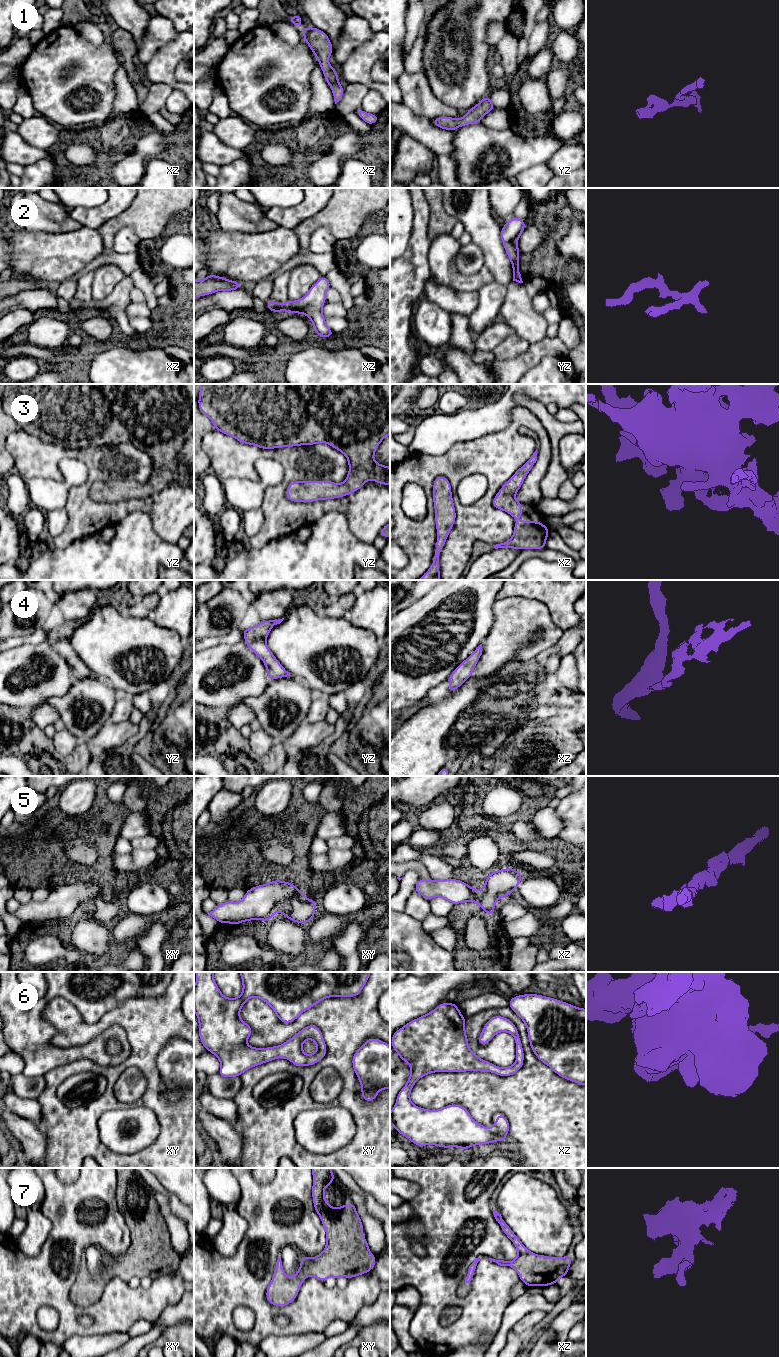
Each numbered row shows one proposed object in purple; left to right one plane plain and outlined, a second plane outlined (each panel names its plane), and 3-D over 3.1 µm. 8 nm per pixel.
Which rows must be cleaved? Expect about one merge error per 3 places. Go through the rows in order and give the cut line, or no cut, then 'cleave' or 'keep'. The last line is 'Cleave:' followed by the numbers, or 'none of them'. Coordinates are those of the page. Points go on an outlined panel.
1: no cut; keep
2: cut in xz along (291, 301), (293, 313); cleave
3: no cut; keep
4: no cut; keep
5: no cut; keep
6: no cut; keep
7: no cut; keep
Cleave: 2

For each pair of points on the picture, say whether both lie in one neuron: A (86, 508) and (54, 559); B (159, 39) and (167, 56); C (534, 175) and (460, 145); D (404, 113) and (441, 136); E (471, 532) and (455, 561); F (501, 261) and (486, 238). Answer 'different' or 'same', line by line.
A: different
B: different
C: different
D: same
E: same
F: same

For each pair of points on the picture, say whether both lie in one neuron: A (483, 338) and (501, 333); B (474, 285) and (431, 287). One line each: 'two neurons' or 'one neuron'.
A: one neuron
B: two neurons

